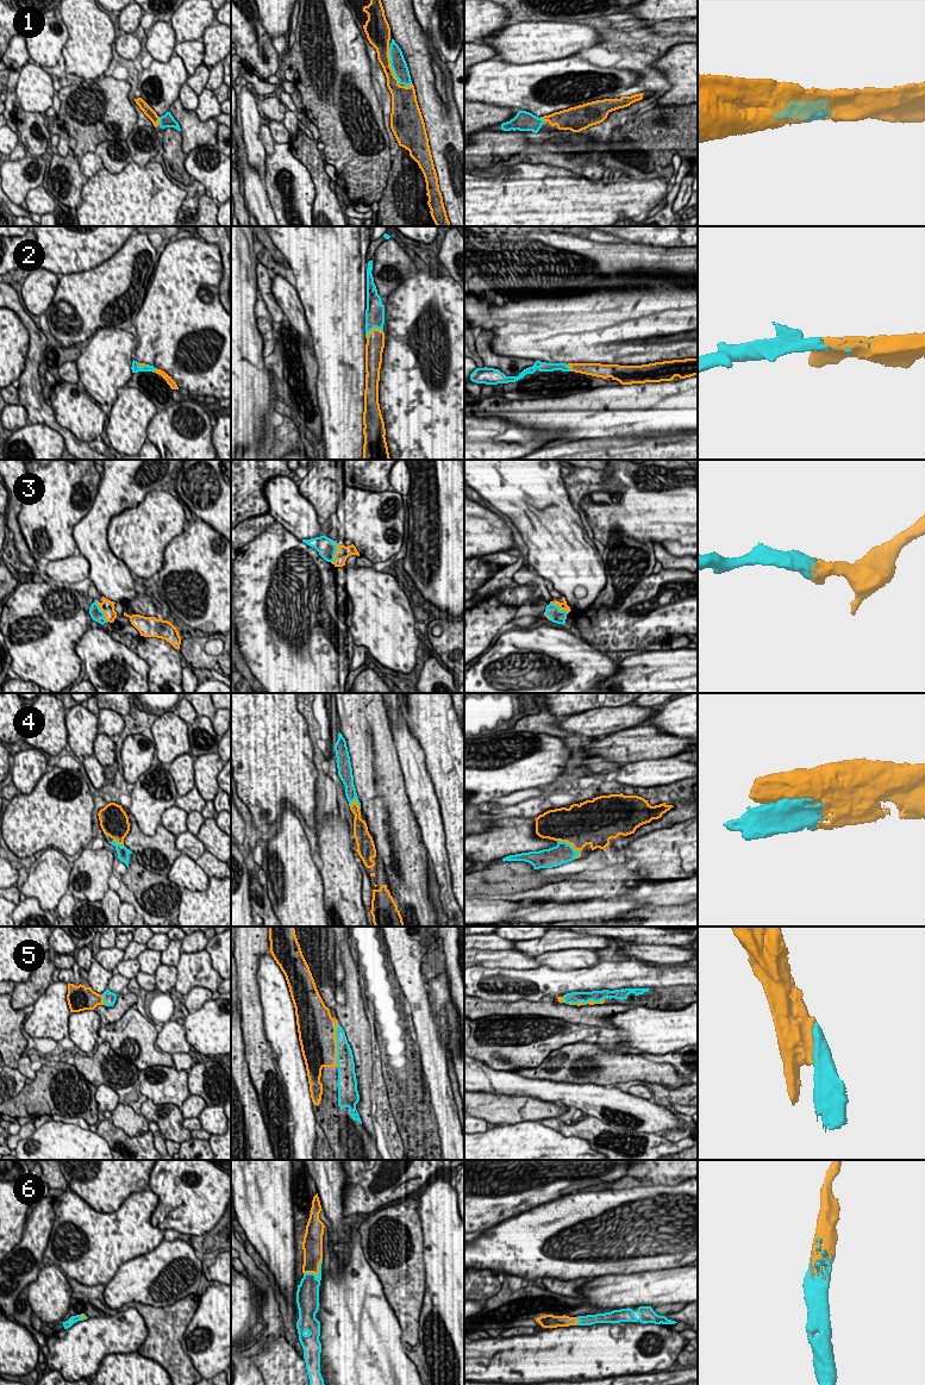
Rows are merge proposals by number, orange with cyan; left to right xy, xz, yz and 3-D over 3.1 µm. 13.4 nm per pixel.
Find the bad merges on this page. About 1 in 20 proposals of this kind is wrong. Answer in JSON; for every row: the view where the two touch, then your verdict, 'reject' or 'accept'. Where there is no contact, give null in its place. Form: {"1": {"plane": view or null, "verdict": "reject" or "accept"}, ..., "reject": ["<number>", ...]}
{"1": {"plane": "xz", "verdict": "accept"}, "2": {"plane": "xz", "verdict": "accept"}, "3": {"plane": "yz", "verdict": "accept"}, "4": {"plane": "yz", "verdict": "accept"}, "5": {"plane": "xz", "verdict": "accept"}, "6": {"plane": "xz", "verdict": "accept"}, "reject": []}

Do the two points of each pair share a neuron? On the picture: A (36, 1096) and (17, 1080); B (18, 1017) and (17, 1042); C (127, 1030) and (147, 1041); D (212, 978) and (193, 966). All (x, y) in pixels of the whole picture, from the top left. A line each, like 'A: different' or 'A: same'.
A: different
B: same
C: same
D: same

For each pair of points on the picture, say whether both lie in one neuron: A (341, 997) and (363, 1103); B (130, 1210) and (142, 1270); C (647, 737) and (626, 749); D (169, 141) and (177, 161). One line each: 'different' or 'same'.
A: different
B: different
C: same
D: same

